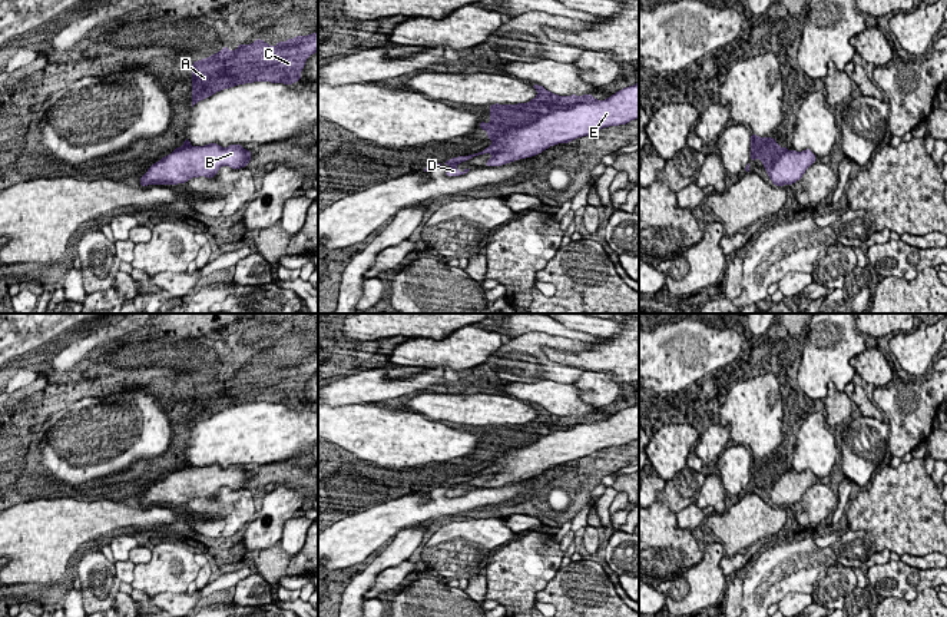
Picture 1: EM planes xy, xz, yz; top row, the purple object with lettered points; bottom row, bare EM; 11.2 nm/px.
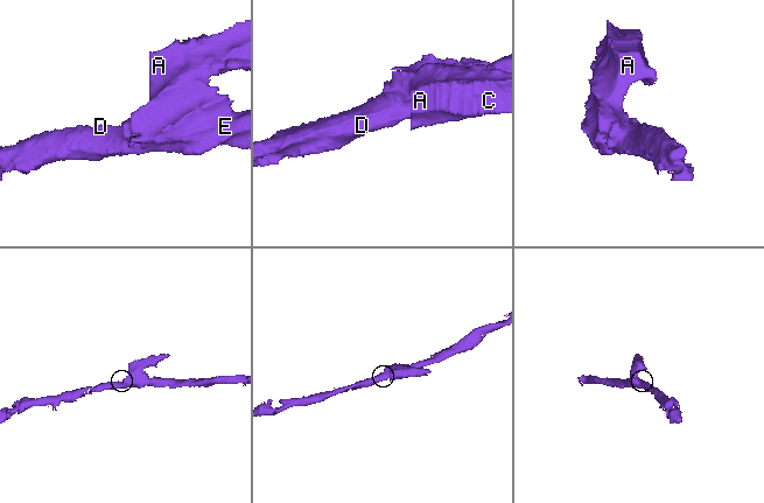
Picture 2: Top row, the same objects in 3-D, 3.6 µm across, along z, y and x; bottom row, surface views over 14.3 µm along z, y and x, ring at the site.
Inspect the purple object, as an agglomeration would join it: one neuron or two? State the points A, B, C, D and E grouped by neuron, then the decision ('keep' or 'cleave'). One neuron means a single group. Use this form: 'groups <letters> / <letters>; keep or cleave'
groups A B C D E; keep

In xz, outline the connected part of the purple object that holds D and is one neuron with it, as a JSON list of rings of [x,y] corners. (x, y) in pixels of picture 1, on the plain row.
[[[639,404],[620,409],[605,421],[593,415],[559,417],[540,405],[533,407],[537,417],[527,424],[490,425],[490,444],[480,442],[493,462],[484,471],[448,480],[447,497],[461,497],[470,490],[458,491],[461,482],[491,474],[484,487],[501,487],[519,480],[537,477],[550,467],[570,464],[609,447],[626,447],[639,439]]]

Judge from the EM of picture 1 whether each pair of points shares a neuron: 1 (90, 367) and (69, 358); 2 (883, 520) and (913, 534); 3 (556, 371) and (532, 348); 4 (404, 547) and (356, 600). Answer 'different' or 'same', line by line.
1: same
2: same
3: same
4: same

